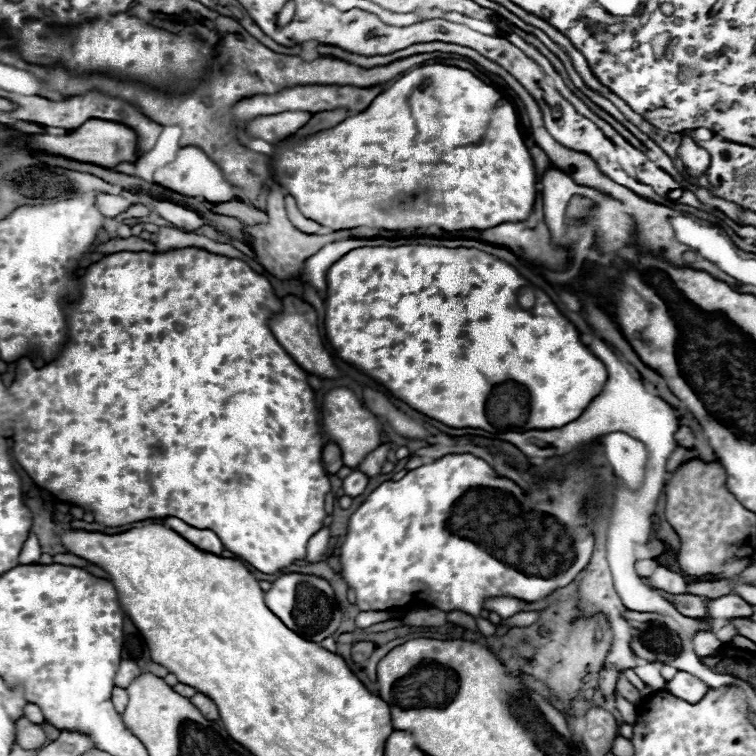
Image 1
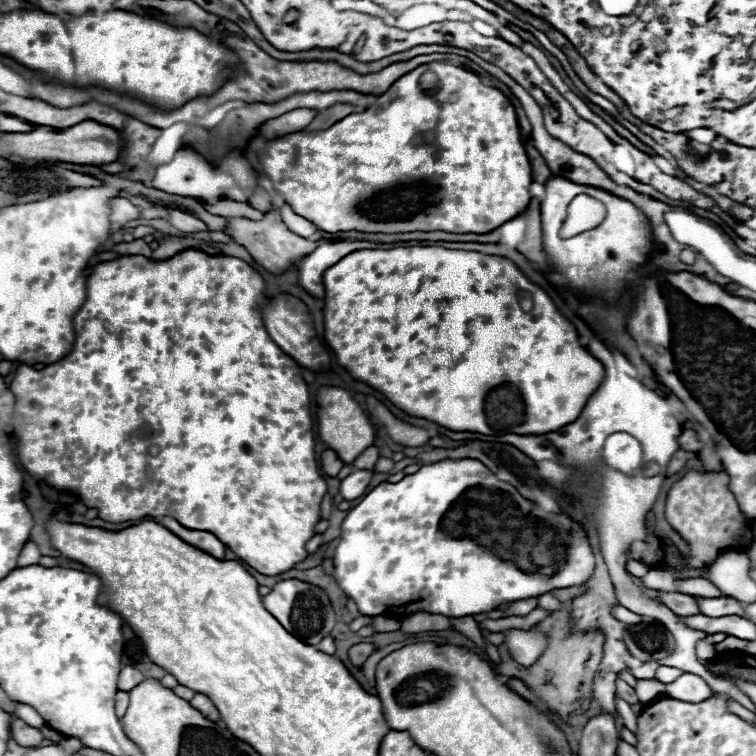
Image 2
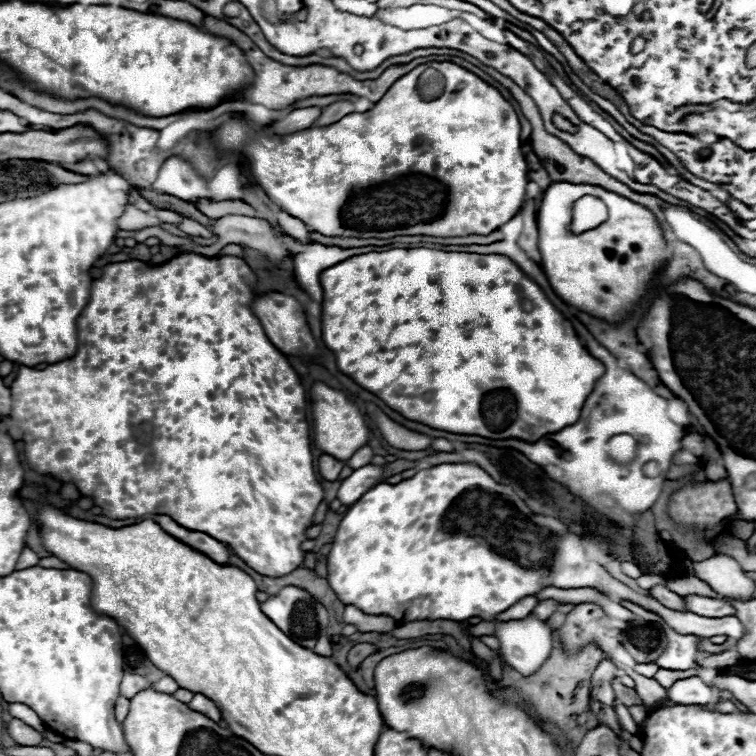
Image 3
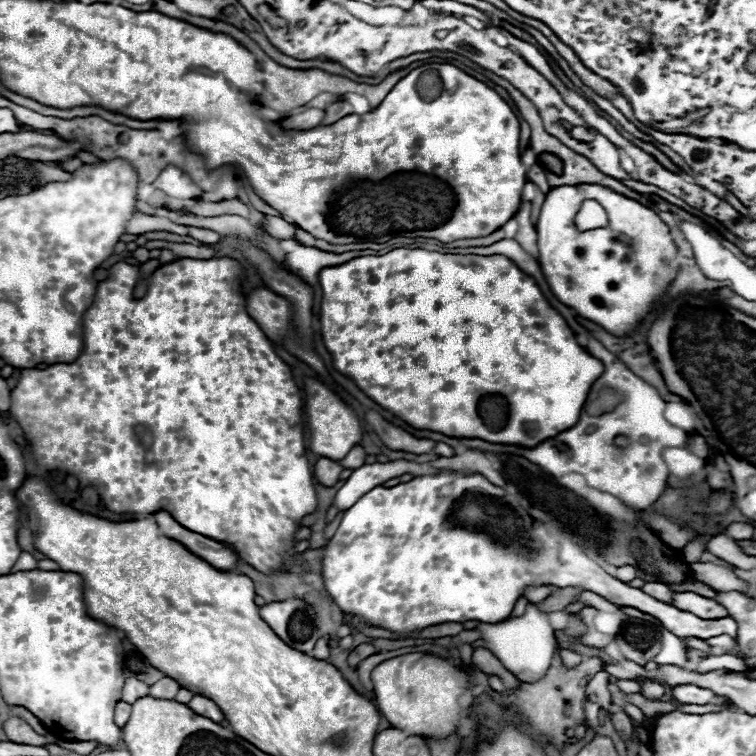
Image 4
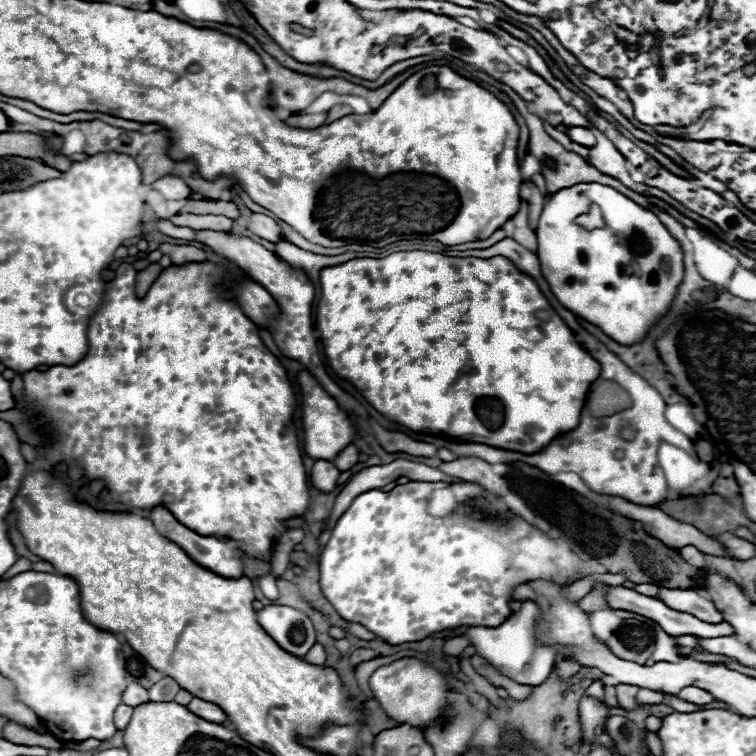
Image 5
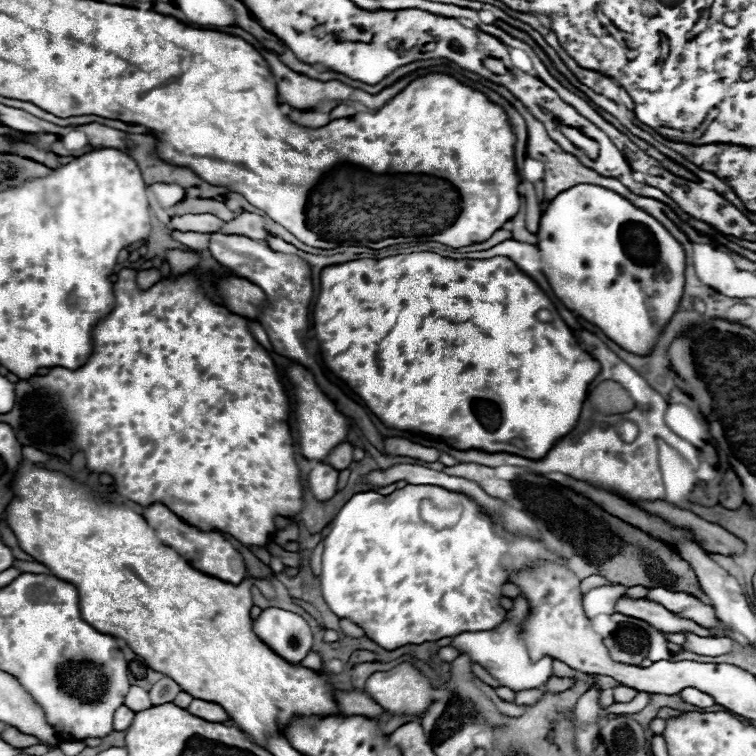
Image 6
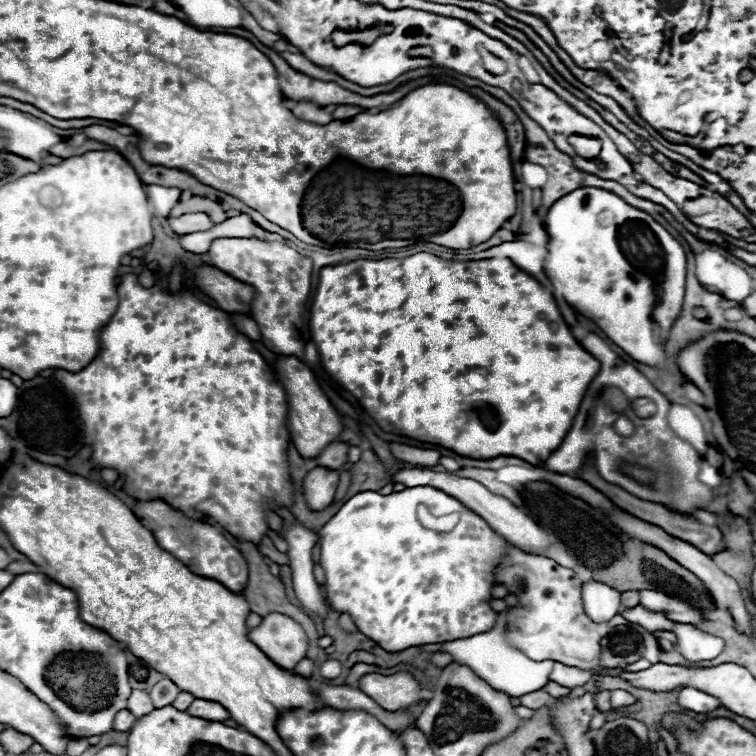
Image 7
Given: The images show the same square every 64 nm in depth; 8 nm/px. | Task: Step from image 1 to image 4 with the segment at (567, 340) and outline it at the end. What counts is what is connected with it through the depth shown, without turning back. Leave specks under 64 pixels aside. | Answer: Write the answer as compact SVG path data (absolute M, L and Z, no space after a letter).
M396 248L384 256L358 256L344 264L330 266L320 272L322 286L322 304L320 304L320 330L322 340L328 352L332 354L334 368L348 378L372 400L376 400L382 408L400 416L414 428L428 428L434 432L442 432L446 436L458 438L482 438L488 442L500 444L520 444L520 446L536 446L542 438L550 438L558 434L558 430L566 430L566 426L574 426L578 422L580 410L588 398L588 392L596 378L602 376L602 362L594 356L586 354L582 346L578 346L574 332L568 328L566 320L550 308L538 284L524 274L510 258L506 256L476 256L476 254L440 254L422 248Z

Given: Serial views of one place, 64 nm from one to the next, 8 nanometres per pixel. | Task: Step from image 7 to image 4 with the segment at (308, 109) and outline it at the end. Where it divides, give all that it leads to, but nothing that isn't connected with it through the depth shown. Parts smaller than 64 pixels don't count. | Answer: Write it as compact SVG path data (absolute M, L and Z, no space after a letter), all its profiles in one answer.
M310 108L310 110L298 112L298 114L292 114L284 120L280 120L280 126L286 130L310 130L310 128L318 126L322 118L324 118L324 110Z

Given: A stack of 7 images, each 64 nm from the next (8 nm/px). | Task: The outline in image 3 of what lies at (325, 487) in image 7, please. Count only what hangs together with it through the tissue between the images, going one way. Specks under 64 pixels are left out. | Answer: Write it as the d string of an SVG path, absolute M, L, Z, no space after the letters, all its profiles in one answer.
M322 454L320 460L318 460L318 472L326 480L338 480L338 474L340 474L342 468L344 468L344 462L336 460L330 454Z

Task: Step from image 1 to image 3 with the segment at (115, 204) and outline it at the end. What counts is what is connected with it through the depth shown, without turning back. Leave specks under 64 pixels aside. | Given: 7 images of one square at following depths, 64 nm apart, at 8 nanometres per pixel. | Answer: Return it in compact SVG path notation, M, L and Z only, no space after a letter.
M124 206L124 212L122 216L118 218L118 226L122 230L140 230L140 228L148 228L148 226L156 226L160 224L162 220L154 218L154 216L148 216L146 212L134 208L134 206Z

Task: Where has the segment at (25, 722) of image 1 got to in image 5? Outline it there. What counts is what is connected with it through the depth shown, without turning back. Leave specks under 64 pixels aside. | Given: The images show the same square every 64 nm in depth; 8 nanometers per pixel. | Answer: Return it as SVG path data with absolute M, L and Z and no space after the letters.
M6 722L4 738L22 746L44 746L44 748L62 748L62 744L52 734L38 734L18 722Z

